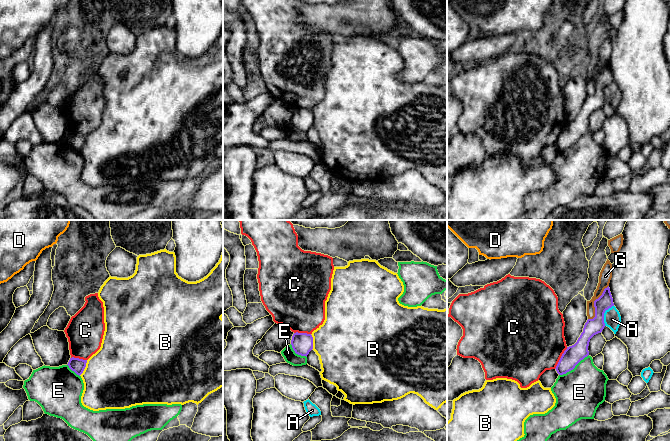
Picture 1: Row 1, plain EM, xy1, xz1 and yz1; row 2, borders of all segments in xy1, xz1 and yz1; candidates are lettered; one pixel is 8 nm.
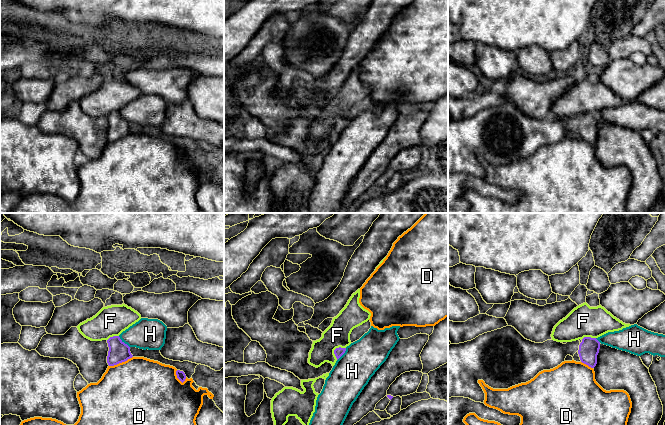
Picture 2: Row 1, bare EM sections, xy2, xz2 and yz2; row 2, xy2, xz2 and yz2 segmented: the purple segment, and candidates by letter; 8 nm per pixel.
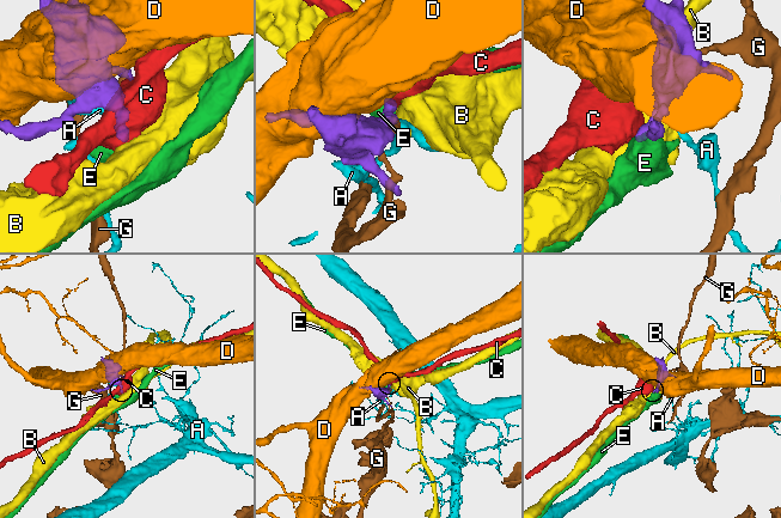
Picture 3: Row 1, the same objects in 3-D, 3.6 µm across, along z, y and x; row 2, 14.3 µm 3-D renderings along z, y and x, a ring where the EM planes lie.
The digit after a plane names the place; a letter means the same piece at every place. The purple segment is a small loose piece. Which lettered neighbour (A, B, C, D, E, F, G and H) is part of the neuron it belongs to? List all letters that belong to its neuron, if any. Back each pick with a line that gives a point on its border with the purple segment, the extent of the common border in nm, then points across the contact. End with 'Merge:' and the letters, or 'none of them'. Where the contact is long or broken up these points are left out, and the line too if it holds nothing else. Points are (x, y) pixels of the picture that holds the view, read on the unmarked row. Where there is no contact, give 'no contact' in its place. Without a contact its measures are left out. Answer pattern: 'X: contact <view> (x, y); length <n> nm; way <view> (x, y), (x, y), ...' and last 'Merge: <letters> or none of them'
Merge: none of them

